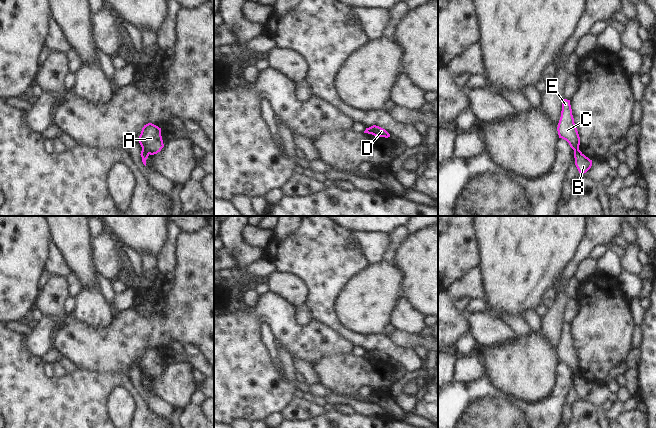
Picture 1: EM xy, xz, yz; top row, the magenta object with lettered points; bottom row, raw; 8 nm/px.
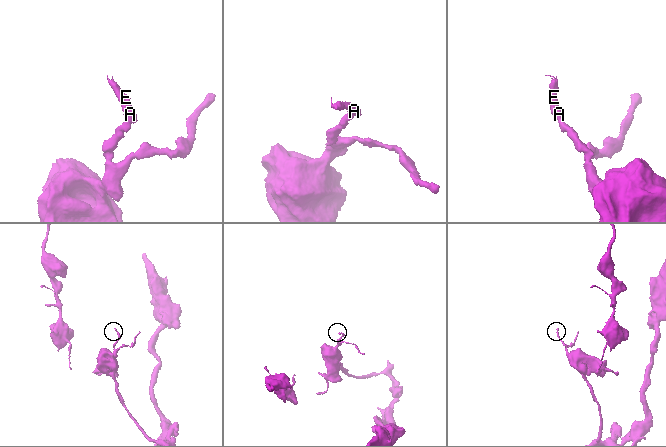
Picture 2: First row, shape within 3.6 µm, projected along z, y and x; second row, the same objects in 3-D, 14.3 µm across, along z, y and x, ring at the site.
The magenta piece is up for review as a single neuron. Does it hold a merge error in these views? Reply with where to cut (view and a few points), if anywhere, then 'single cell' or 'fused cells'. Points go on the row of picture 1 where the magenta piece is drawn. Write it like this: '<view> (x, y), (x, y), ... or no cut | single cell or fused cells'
xy (142, 148), (148, 154) | fused cells

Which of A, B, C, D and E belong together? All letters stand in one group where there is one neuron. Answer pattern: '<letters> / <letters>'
A C D E / B

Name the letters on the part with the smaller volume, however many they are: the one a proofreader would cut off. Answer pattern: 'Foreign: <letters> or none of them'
Foreign: A, C, D, E

